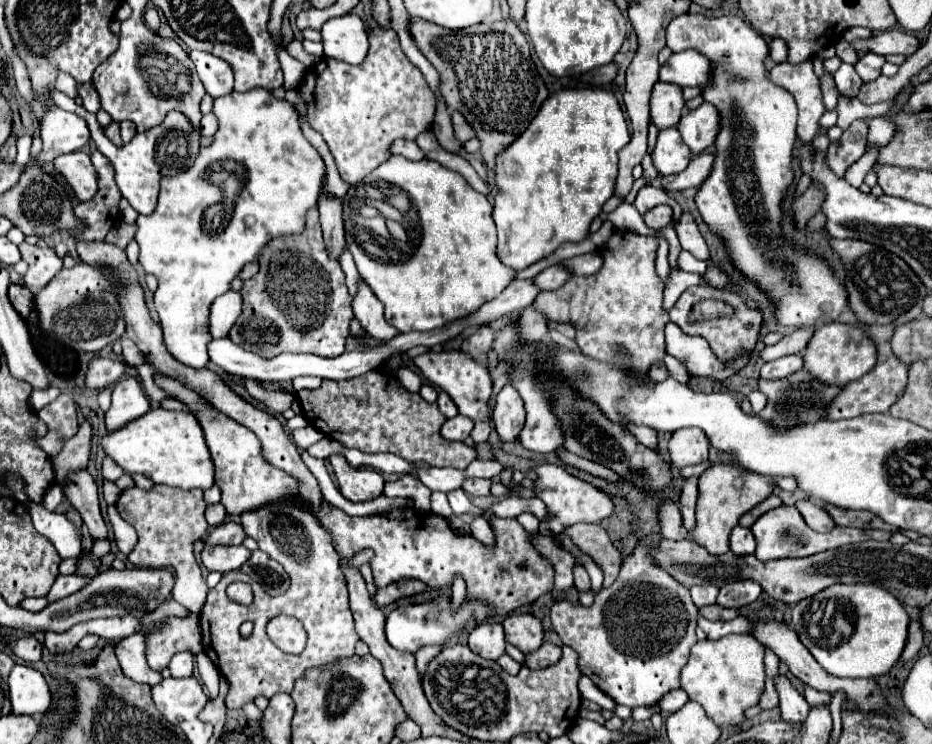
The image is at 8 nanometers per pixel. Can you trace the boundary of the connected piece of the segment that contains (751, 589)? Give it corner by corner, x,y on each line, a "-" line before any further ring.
734,581
726,583
718,593
718,605
740,609
760,597
762,589
756,581

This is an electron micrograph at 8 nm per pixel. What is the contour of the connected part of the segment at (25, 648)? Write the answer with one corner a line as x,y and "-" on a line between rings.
28,635
28,637
20,637
20,639
10,639
8,641
8,647
14,655
18,655
20,659
28,661
28,663
34,663
34,661
40,661
42,657
42,645
36,637

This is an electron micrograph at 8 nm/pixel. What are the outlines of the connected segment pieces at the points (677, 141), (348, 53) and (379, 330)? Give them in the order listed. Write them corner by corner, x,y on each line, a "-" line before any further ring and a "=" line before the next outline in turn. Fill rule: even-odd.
676,127
662,129
658,133
658,143
650,153
652,163
660,175
674,175
680,173
690,163
690,149
682,141
=
356,13
330,19
322,25
324,55
352,65
364,61
368,53
368,33
364,21
=
364,279
358,281
358,291
352,297
352,311
354,317
360,321
360,325
366,329
366,333
378,341
386,341
398,333
390,323
386,323
382,303
378,301
378,297
372,295

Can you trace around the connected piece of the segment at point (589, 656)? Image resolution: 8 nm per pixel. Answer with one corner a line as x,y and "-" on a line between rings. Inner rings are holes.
658,533
646,535
638,541
636,549
624,559
618,579
612,587
602,589
594,597
592,607
574,607
568,601
554,603
550,609
550,619
560,633
564,645
570,645
578,651
578,669
592,677
594,685
600,687
608,697
612,697
620,705
628,707
652,707
666,693
680,687
680,669
688,661
690,647
696,643
696,617
698,609
692,603
690,587
678,583
668,571
662,571
658,563
654,563
652,549
656,549
662,537

